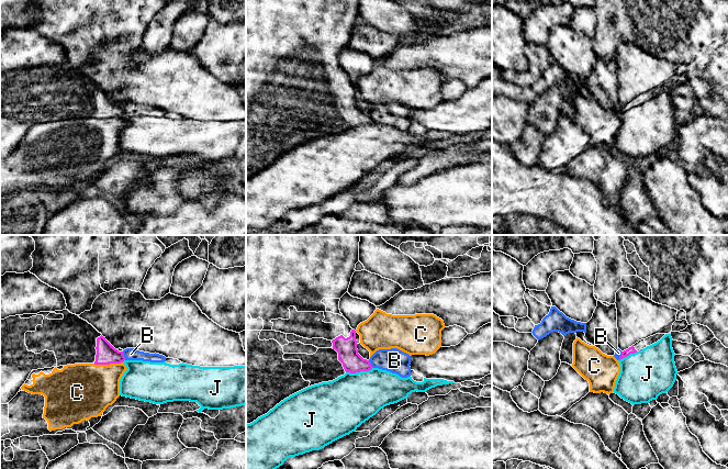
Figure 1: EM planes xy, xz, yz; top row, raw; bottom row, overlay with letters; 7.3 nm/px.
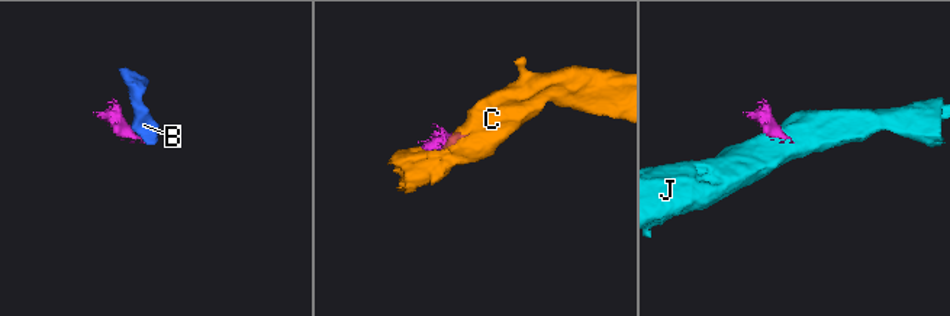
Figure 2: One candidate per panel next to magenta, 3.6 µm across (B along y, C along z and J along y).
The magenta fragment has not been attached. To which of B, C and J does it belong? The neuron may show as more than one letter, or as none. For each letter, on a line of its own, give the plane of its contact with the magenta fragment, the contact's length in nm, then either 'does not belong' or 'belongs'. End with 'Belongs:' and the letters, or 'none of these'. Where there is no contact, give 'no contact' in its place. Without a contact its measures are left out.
B: xy | 70 nm | does not belong
C: xy | 220 nm | does not belong
J: xz | 200 nm | does not belong
Belongs: none of these

